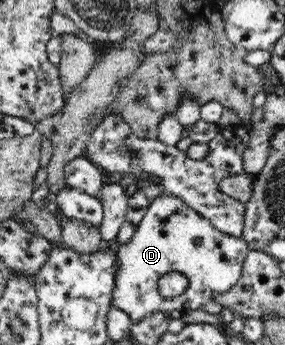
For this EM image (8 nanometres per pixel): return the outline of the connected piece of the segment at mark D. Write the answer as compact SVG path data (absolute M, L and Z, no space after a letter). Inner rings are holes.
M168 191L160 193L158 197L151 200L146 215L140 220L132 239L118 248L117 255L119 255L121 266L115 275L111 306L126 312L131 323L134 324L146 319L149 315L172 310L182 312L202 310L211 314L219 314L221 306L218 299L241 278L243 263L249 252L244 238L226 235L218 231L210 220L202 217L185 201ZM170 272L178 272L186 276L188 287L179 297L165 299L158 291L158 281L160 277Z

